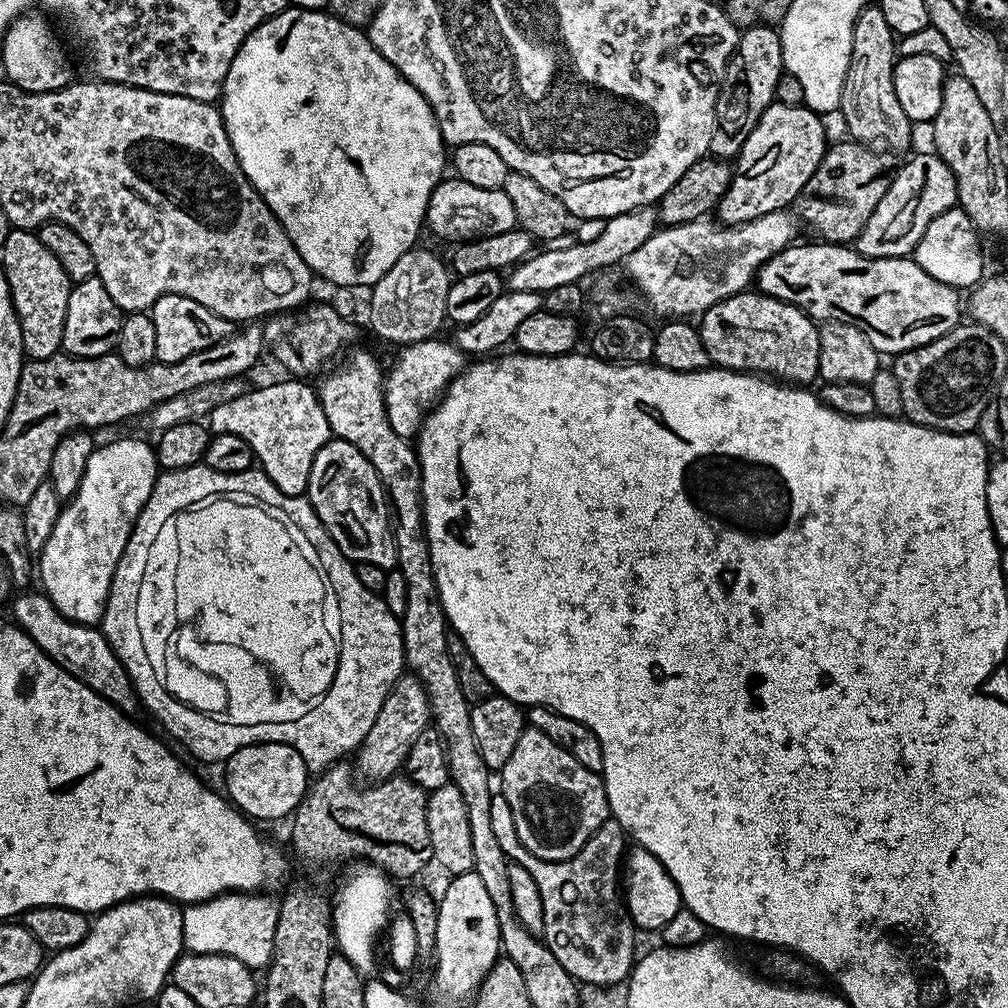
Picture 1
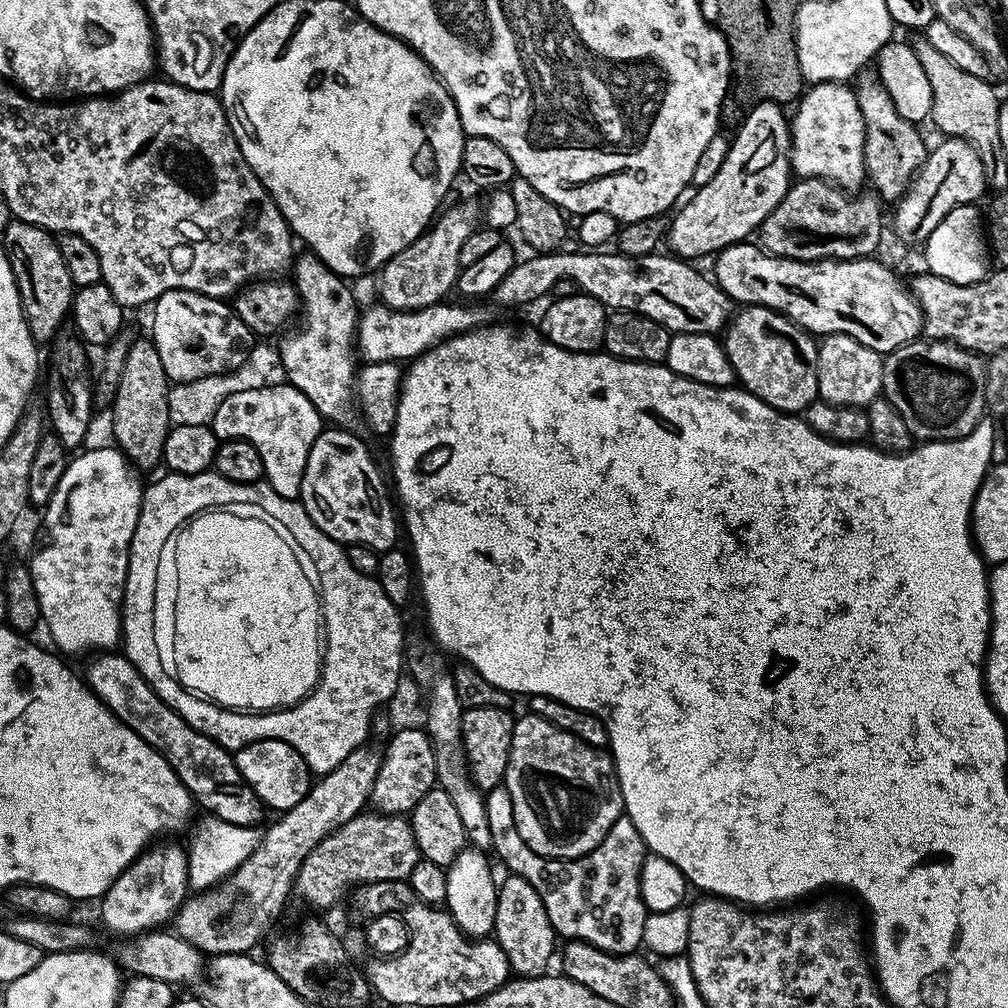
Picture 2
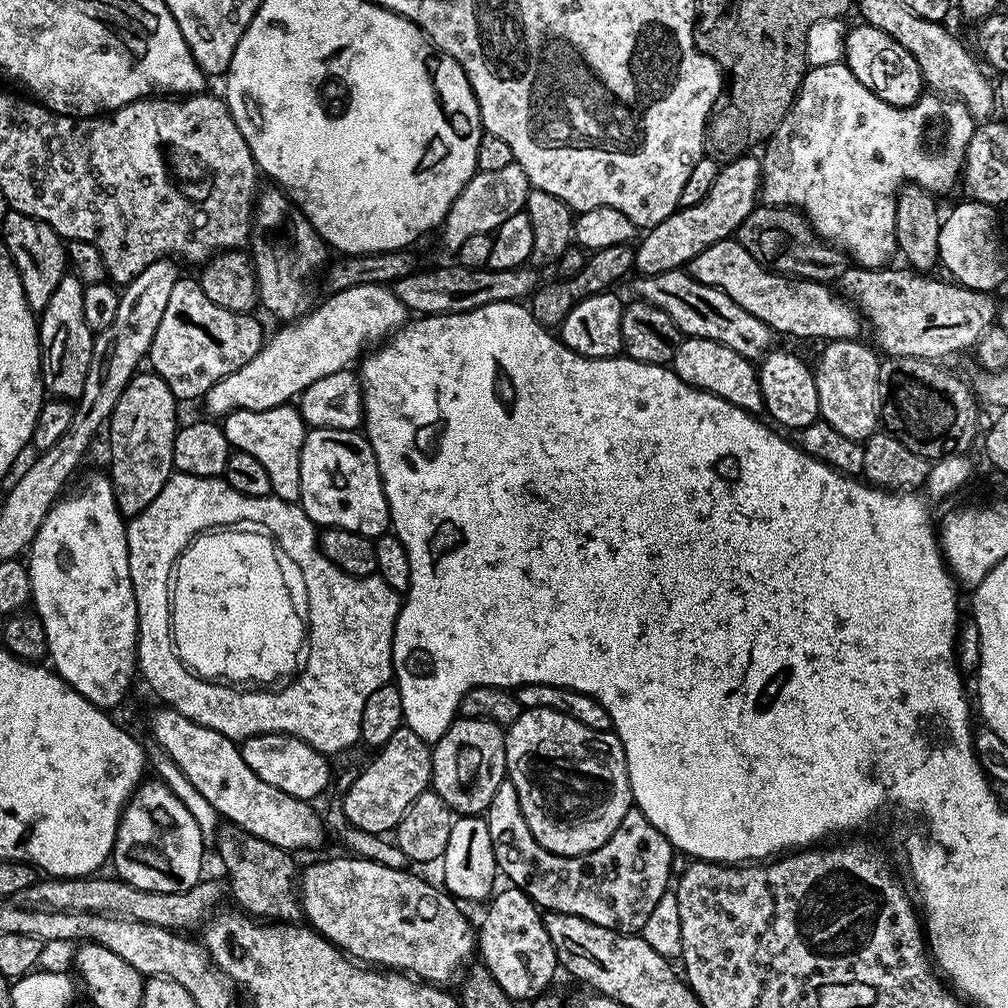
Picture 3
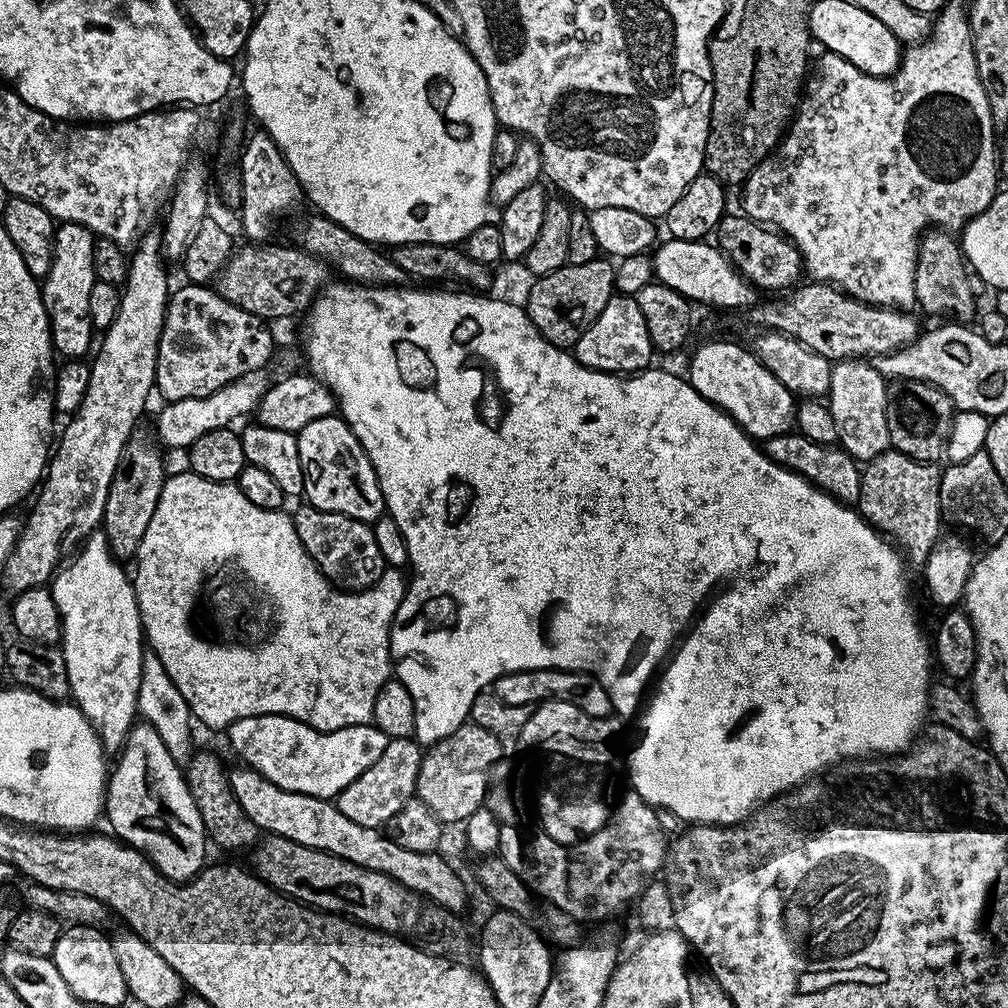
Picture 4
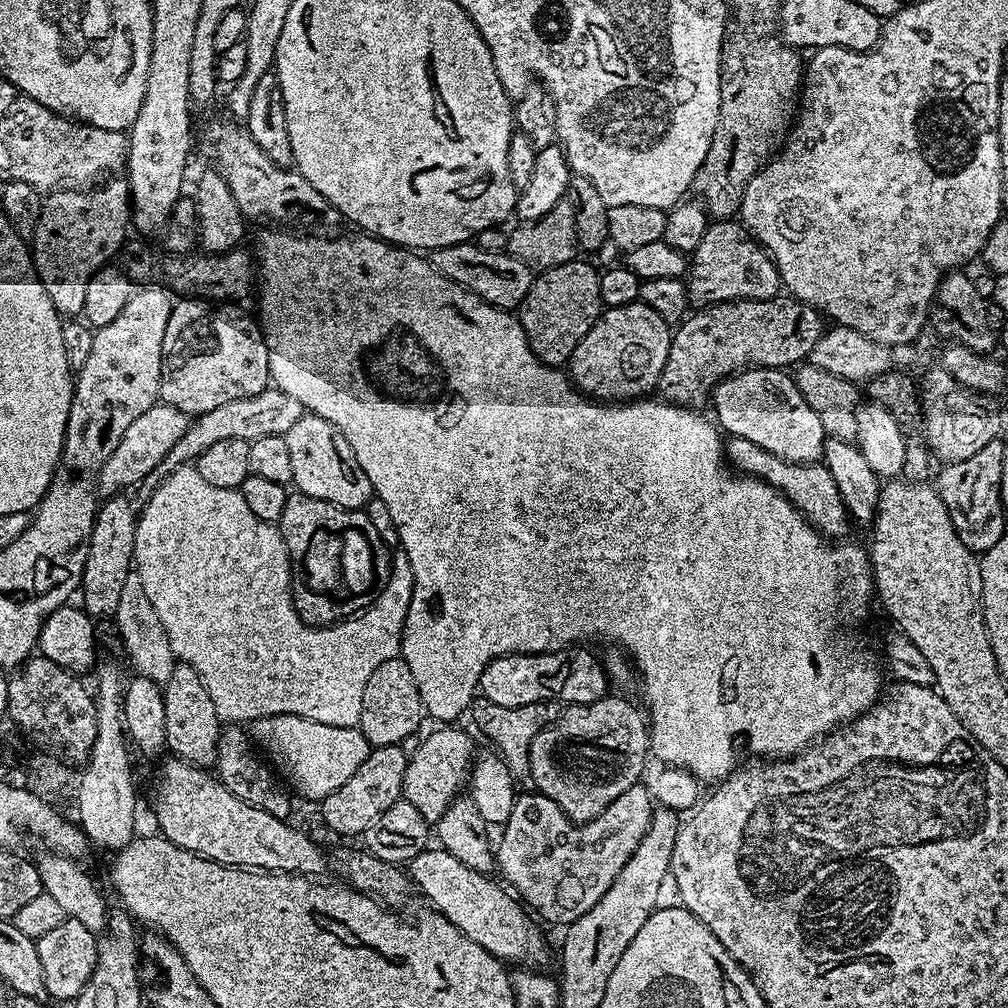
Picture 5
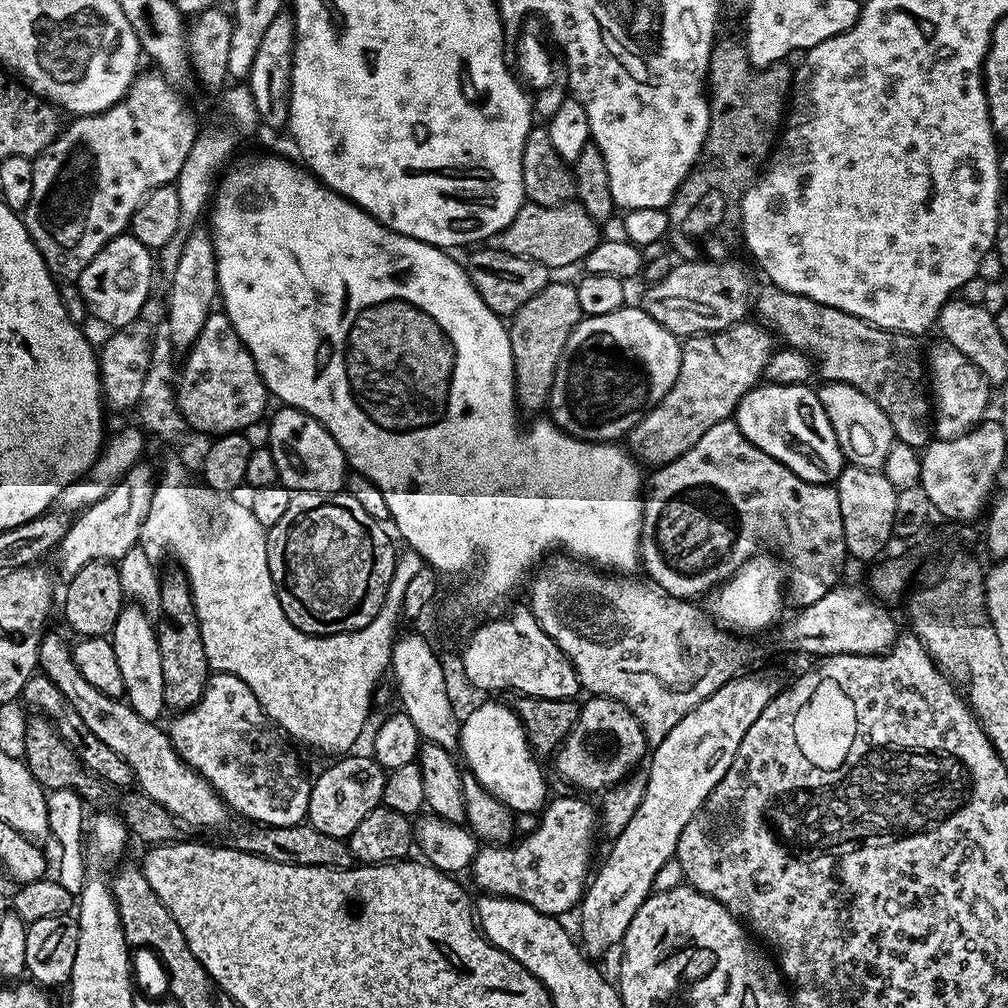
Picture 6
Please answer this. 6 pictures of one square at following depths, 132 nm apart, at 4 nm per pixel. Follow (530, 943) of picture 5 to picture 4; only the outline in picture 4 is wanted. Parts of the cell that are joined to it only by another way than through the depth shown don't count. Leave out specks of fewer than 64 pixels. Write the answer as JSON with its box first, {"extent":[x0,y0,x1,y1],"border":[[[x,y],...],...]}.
{"extent":[228,767,468,914],"border":[[[239,767],[231,769],[228,781],[234,790],[234,798],[238,798],[238,806],[242,806],[242,810],[253,820],[261,833],[290,838],[290,842],[322,850],[354,866],[386,874],[409,893],[417,892],[418,895],[425,896],[425,901],[441,904],[457,914],[463,913],[468,892],[464,889],[459,874],[440,857],[439,851],[406,850],[403,846],[398,846],[398,842],[391,840],[381,829],[358,826],[358,822],[350,822],[350,818],[346,818],[346,814],[342,814],[342,810],[338,810],[332,800],[319,800],[306,794],[287,792],[274,786],[274,782],[270,782],[253,768]]]}

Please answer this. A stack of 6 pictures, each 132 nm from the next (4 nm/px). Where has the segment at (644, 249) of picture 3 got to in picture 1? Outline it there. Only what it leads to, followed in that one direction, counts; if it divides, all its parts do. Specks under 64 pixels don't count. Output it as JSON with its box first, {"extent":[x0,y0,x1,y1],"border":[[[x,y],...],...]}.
{"extent":[719,102,826,226],"border":[[[774,102],[765,110],[762,118],[758,118],[758,126],[750,130],[746,146],[742,146],[735,158],[732,184],[720,199],[719,223],[725,226],[745,224],[795,205],[826,151],[824,124],[820,120],[823,119],[817,113],[803,106]]]}

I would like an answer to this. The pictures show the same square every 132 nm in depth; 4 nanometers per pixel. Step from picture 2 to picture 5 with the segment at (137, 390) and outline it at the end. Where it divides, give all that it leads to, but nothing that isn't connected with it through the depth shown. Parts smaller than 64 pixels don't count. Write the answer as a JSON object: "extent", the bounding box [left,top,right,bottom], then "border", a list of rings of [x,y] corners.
{"extent":[79,494,138,618],"border":[[[124,494],[107,497],[99,505],[96,513],[96,525],[92,528],[92,537],[88,543],[84,577],[79,586],[82,596],[84,592],[82,607],[93,618],[115,617],[118,598],[122,598],[122,586],[134,568],[134,538],[138,508],[135,508],[126,497]]]}

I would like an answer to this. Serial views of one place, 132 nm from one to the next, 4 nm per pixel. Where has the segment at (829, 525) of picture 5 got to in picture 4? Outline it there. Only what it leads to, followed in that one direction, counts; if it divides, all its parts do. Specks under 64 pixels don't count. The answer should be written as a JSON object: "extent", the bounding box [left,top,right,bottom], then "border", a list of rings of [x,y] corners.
{"extent":[762,430,862,505],"border":[[[798,430],[783,432],[774,438],[763,441],[762,447],[765,454],[775,464],[780,464],[784,468],[789,468],[791,472],[805,476],[816,488],[821,488],[823,492],[846,505],[859,505],[862,490],[862,478],[860,477],[862,468],[846,449],[836,444],[819,444],[806,438]]]}

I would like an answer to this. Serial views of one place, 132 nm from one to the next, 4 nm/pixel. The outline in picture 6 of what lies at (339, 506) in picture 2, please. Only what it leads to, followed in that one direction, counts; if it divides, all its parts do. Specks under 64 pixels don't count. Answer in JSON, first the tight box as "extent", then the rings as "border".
{"extent":[266,406,350,492],"border":[[[287,406],[277,407],[277,412],[271,413],[268,424],[268,440],[266,446],[274,454],[274,462],[280,471],[279,483],[293,492],[338,492],[345,487],[346,477],[350,472],[350,465],[344,459],[344,451],[338,446],[338,442],[327,430],[319,424],[310,414],[306,414],[297,408]]]}

